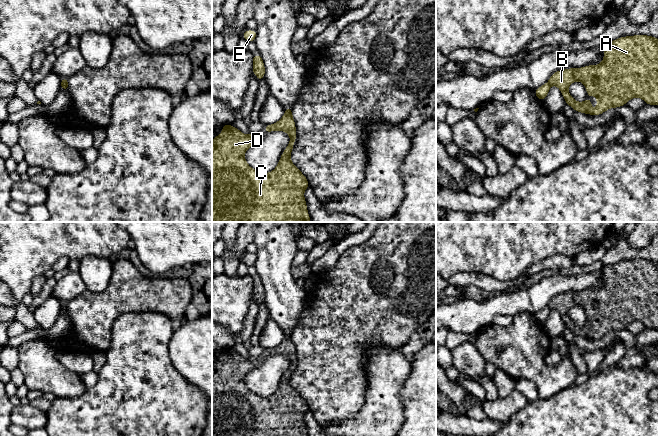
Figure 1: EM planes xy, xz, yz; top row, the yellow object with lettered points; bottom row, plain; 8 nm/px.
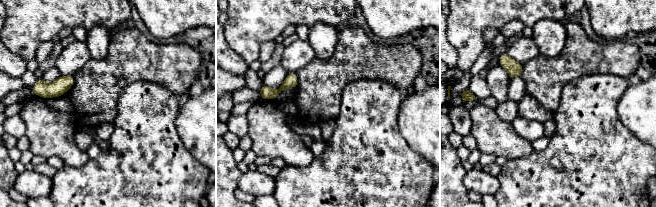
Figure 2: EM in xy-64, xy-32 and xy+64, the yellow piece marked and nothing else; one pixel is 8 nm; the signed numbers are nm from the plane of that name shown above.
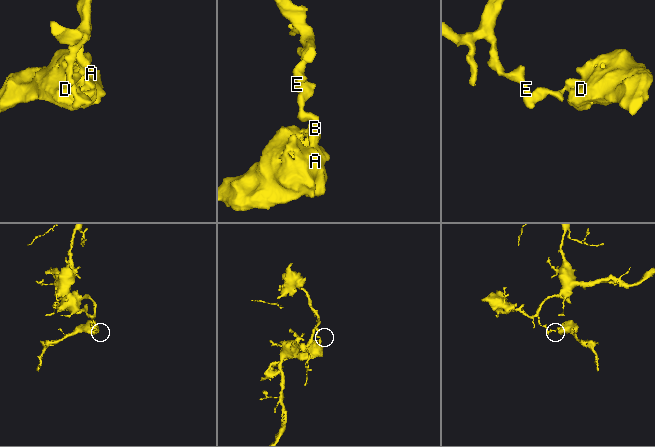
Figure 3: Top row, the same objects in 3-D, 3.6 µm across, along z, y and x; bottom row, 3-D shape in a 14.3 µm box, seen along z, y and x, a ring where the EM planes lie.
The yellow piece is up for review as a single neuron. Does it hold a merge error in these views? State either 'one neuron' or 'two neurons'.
two neurons

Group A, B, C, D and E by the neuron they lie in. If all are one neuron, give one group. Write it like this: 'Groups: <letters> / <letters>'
Groups: A B C D / E

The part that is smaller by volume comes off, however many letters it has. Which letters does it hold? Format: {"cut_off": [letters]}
{"cut_off": ["A", "B", "C", "D"]}

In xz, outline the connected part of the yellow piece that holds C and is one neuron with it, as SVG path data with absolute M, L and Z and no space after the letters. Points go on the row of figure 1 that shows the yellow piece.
M285 111L279 121L264 126L265 133L278 130L286 132L290 141L276 168L269 173L261 173L250 167L244 157L244 153L260 141L261 133L246 135L231 124L223 124L222 133L212 141L212 222L311 222L304 197L304 191L310 187L309 182L291 161L291 152L297 138L292 112Z

